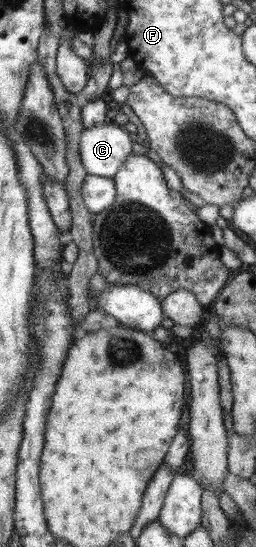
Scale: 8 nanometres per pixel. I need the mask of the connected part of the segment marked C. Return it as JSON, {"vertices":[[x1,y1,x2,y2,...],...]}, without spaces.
{"vertices":[[111,121,83,128,79,135,80,161,89,175,113,178,131,154,133,136]]}

